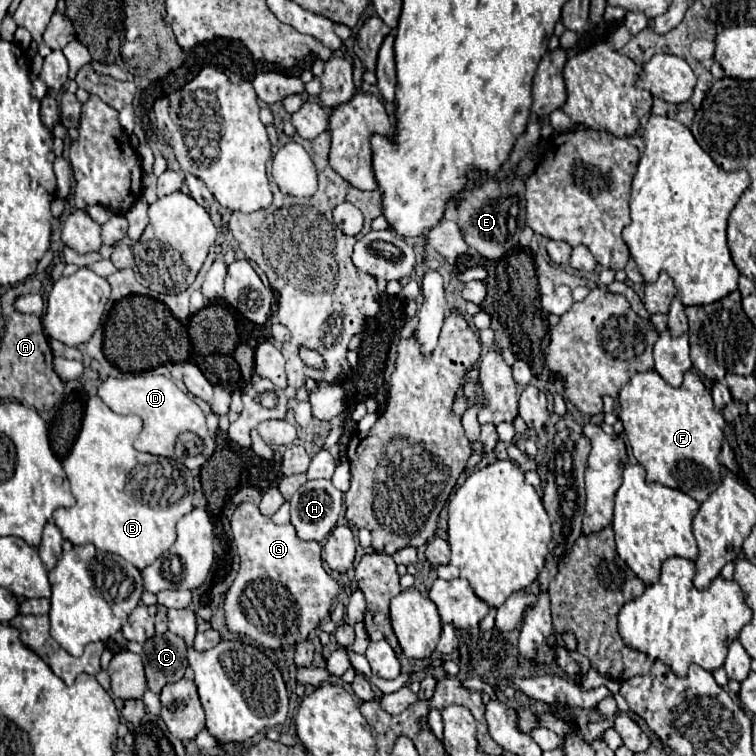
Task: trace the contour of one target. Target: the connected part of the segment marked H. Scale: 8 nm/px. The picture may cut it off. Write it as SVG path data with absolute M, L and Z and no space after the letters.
M327 479L307 481L291 497L291 525L301 541L321 543L337 523L343 493Z

